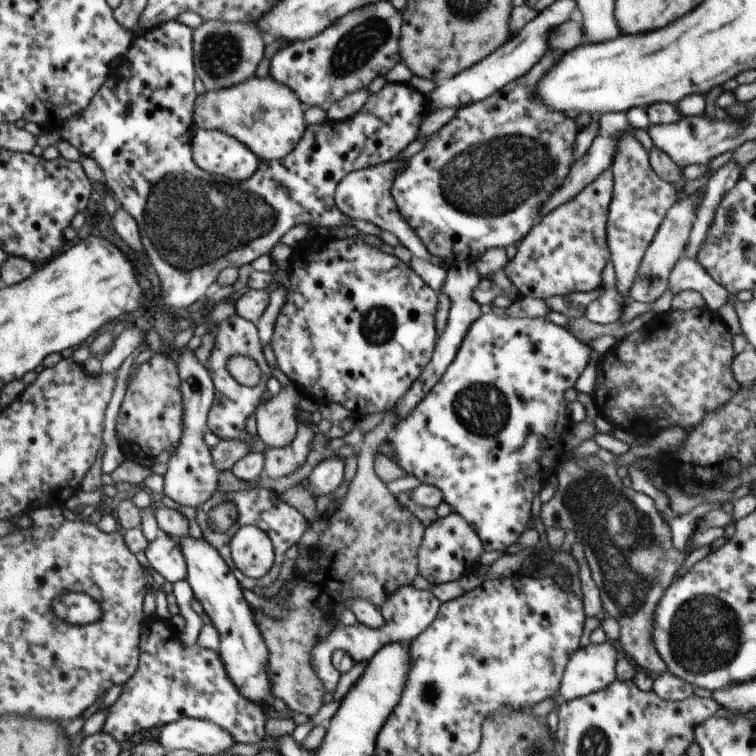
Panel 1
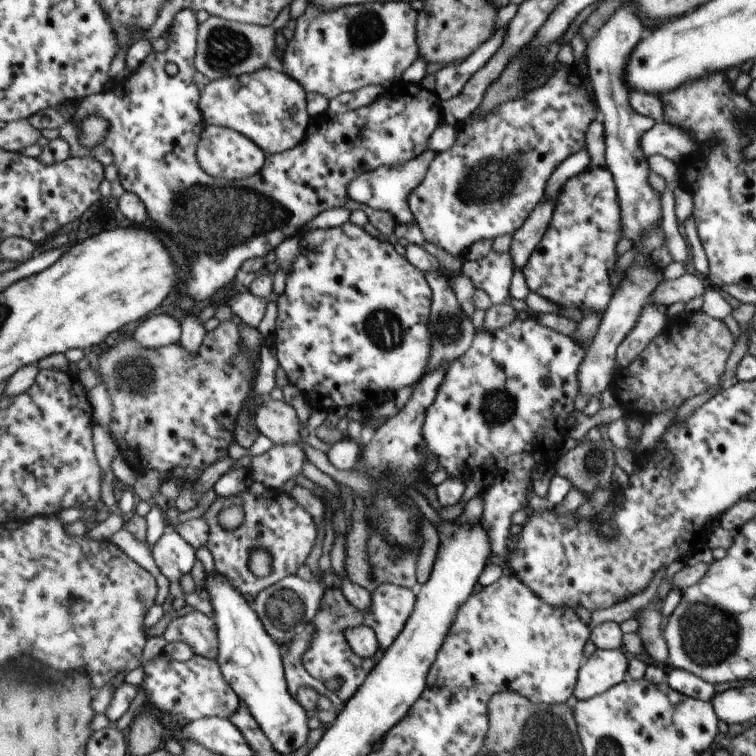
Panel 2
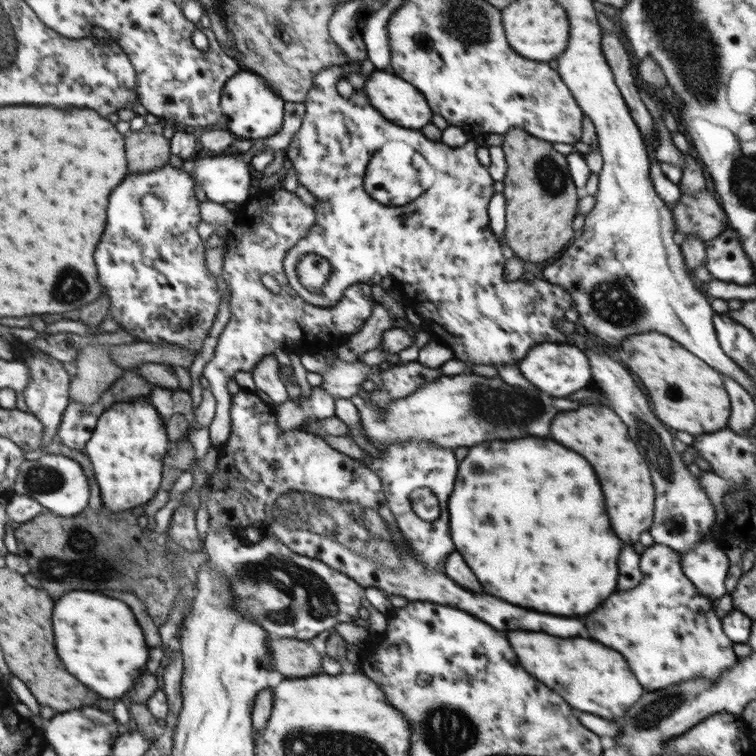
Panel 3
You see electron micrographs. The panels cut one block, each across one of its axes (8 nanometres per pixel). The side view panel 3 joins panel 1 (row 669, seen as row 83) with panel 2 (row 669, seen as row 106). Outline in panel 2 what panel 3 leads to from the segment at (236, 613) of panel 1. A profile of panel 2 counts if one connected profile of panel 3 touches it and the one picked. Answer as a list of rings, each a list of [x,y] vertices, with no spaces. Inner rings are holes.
[[[214,572],[211,576],[204,577],[203,596],[211,603],[215,621],[215,631],[218,636],[218,655],[215,660],[218,662],[224,680],[234,693],[238,696],[239,702],[248,708],[251,716],[256,720],[264,735],[270,740],[274,750],[280,755],[288,755],[302,748],[307,744],[309,735],[308,716],[302,706],[290,695],[284,674],[282,646],[278,645],[267,633],[260,622],[260,618],[251,607],[252,604],[240,594],[238,588],[232,586],[228,576],[222,576],[220,572]]]

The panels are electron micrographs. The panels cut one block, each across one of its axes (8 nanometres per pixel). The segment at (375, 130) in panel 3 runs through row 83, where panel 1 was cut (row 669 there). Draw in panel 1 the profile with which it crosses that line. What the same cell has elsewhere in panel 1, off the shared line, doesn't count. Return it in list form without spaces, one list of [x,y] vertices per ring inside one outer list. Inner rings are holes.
[[[411,584],[404,585],[398,588],[396,592],[392,592],[384,600],[384,604],[380,606],[379,611],[384,618],[384,626],[370,628],[360,622],[356,622],[352,626],[338,622],[333,631],[312,648],[310,666],[312,666],[316,676],[319,676],[319,679],[324,683],[325,690],[334,692],[341,676],[341,673],[332,664],[334,650],[344,650],[346,654],[349,653],[354,663],[364,662],[364,660],[368,662],[385,644],[392,642],[409,643],[411,640],[418,638],[434,622],[440,606],[442,606],[442,603],[431,590],[416,589]]]

